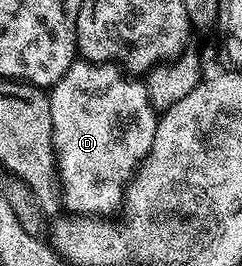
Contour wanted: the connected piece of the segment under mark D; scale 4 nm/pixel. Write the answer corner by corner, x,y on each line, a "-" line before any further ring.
76,60
64,72
64,76
49,91
50,107
54,113
54,155
58,161
58,179
62,181
62,194
64,206
67,211
73,212
78,216
110,216
117,206
123,205
126,196
126,187
134,179
138,167
148,156
152,144
156,140
156,128
158,127
159,111
154,110
152,101
149,100
148,88
141,77
131,76
121,65
112,62
88,62

